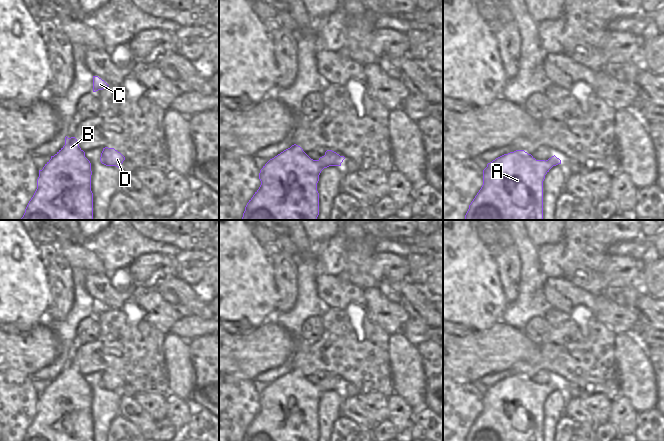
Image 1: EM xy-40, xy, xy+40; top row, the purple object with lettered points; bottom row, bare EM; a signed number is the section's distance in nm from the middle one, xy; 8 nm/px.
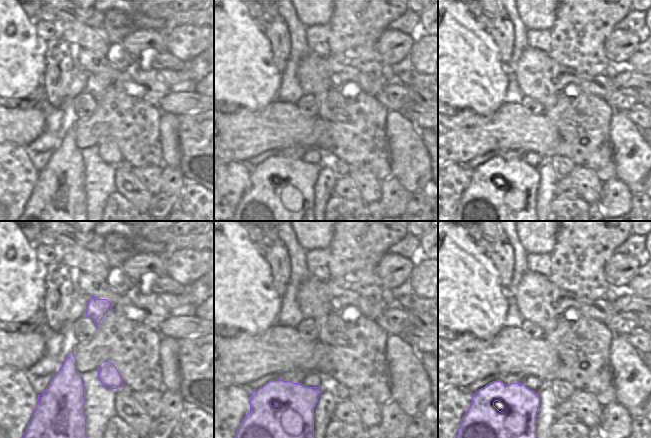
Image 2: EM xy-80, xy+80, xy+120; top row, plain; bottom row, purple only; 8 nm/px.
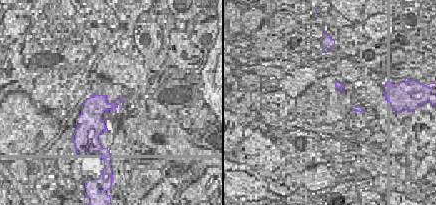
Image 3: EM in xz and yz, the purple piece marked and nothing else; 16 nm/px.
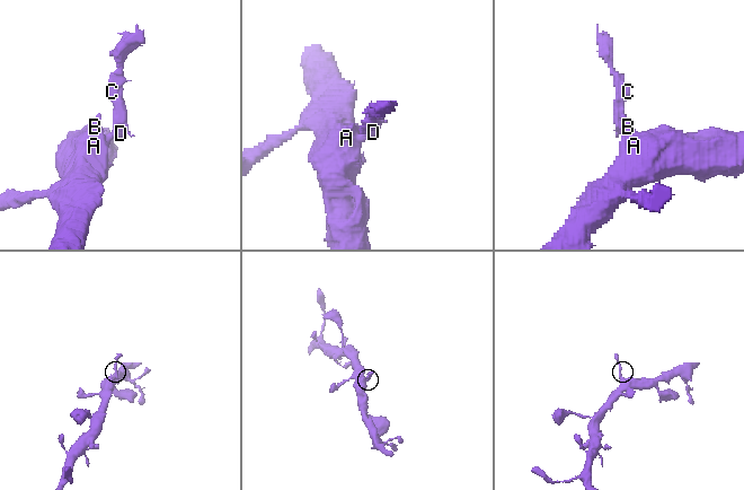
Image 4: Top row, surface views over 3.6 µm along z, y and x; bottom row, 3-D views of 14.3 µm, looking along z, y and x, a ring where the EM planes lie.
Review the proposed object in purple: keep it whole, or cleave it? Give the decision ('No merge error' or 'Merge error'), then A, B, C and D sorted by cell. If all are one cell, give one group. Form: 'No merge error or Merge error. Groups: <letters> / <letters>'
Merge error. Groups: A B / C D

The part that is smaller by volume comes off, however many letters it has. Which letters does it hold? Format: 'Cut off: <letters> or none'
Cut off: C, D

